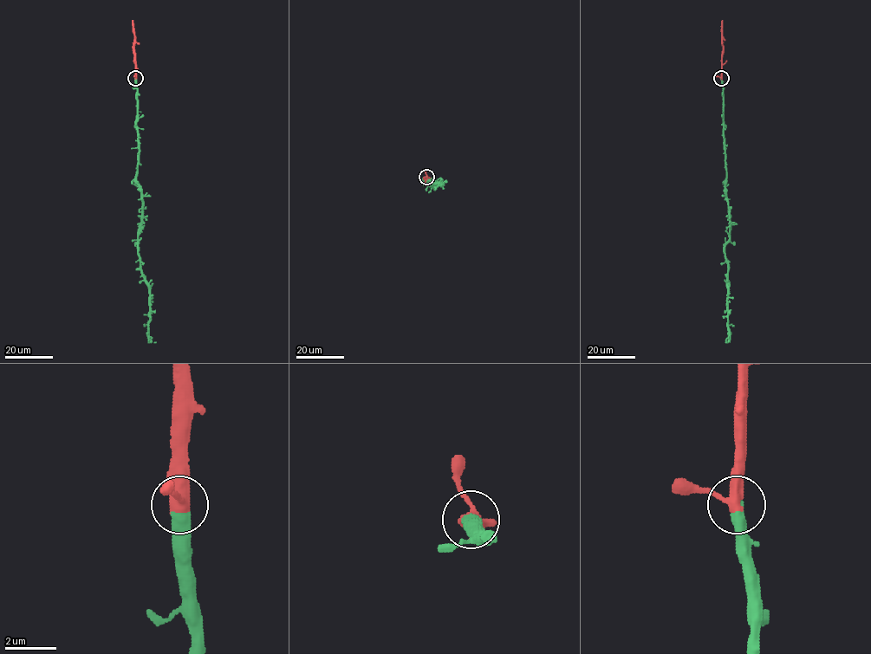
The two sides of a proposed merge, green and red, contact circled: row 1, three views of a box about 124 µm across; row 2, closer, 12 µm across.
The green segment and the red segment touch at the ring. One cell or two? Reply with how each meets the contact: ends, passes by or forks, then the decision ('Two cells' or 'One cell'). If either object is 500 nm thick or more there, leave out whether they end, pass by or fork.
At the ring green ends. At the ring red passes by. One cell

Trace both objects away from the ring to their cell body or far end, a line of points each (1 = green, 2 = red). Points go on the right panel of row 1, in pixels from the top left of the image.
1: (721, 78), (724, 190), (729, 210), (729, 242), (724, 246), (729, 339), (725, 342)
2: (721, 78), (723, 20)

